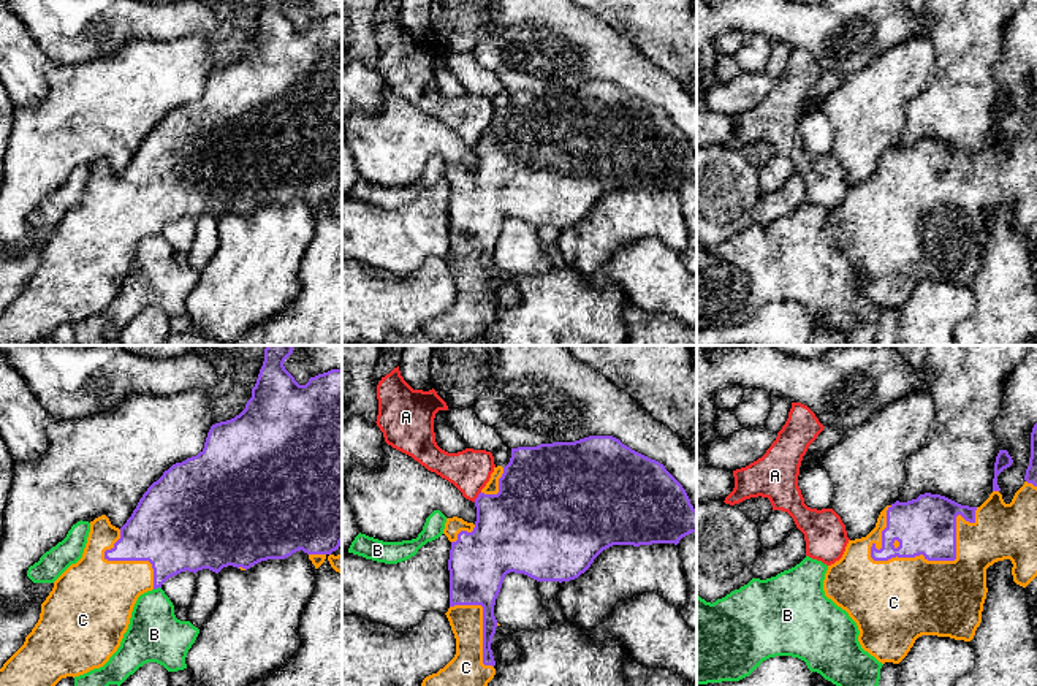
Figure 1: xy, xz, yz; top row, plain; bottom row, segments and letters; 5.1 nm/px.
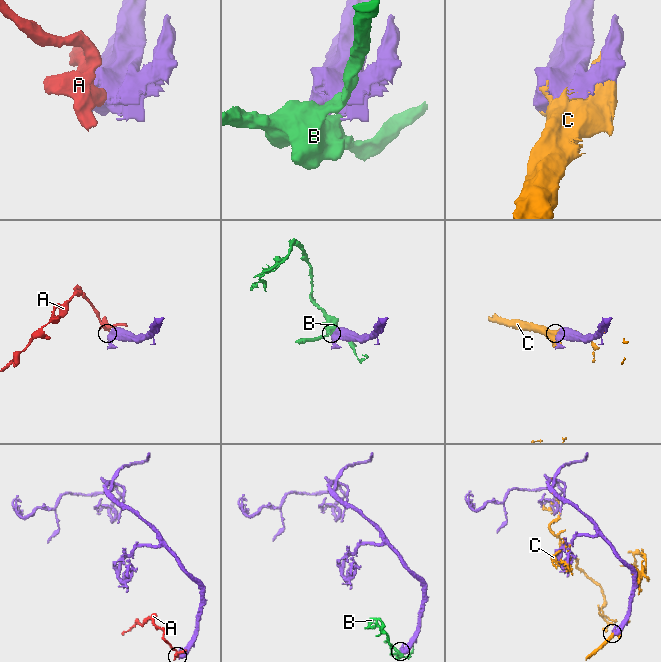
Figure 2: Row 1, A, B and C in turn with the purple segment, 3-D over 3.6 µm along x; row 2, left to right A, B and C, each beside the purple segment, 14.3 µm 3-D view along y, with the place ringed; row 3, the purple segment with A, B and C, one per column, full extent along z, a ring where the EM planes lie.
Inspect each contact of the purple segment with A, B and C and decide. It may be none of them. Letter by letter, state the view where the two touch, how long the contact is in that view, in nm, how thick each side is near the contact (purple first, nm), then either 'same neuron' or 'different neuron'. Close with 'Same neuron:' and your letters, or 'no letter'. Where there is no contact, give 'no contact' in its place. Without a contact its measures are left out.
A: xz | 70 nm | 420/220 nm | different neuron
B: xy | 40 nm | 320/280 nm | different neuron
C: yz | 600 nm | 300/400 nm | same neuron
Same neuron: C

